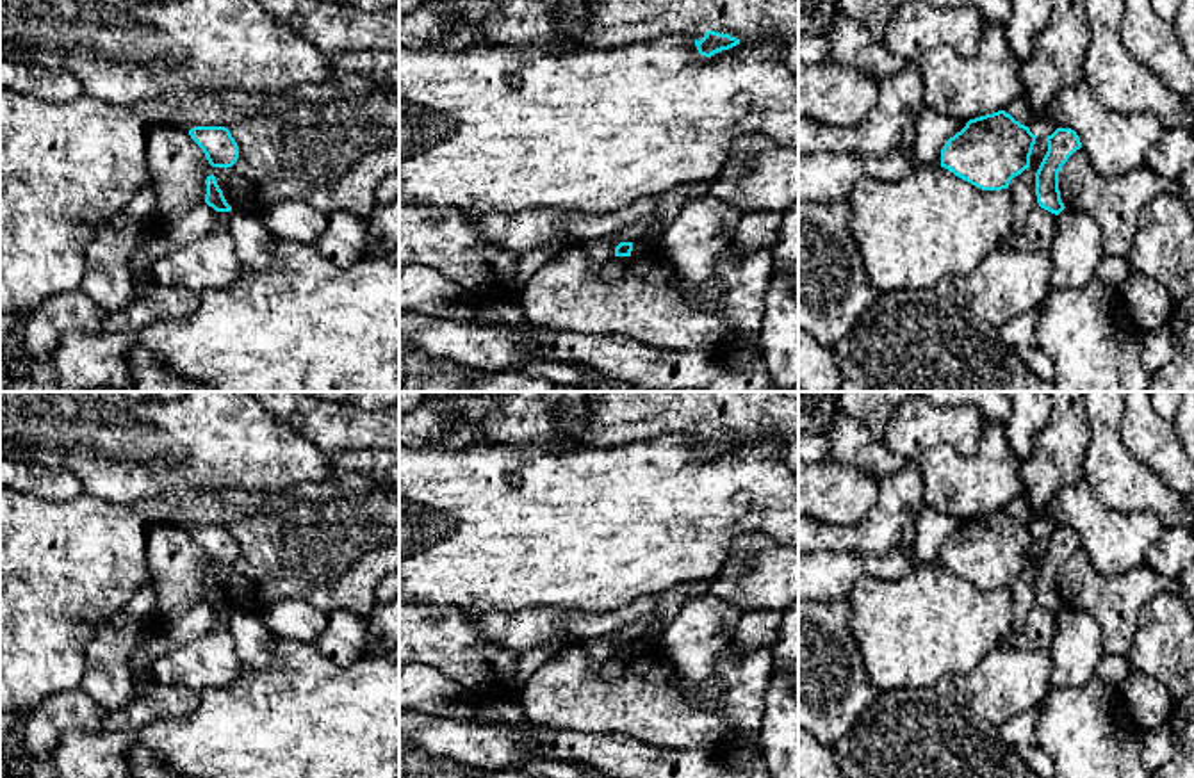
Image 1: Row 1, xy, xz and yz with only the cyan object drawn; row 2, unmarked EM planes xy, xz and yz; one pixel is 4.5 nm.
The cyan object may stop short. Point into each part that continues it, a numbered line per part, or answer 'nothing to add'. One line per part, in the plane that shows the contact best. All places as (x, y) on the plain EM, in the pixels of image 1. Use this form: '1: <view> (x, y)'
1: xz (610, 419)

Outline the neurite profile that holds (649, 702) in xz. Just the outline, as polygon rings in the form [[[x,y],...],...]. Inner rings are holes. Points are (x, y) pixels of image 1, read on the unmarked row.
[[[731,641],[718,657],[716,675],[725,684],[725,696],[724,709],[715,712],[686,700],[675,666],[659,652],[631,655],[624,675],[609,680],[602,668],[590,668],[581,644],[567,644],[527,678],[520,705],[533,725],[590,735],[624,733],[656,750],[715,751],[729,737],[759,735],[772,673],[772,646],[738,653]]]

